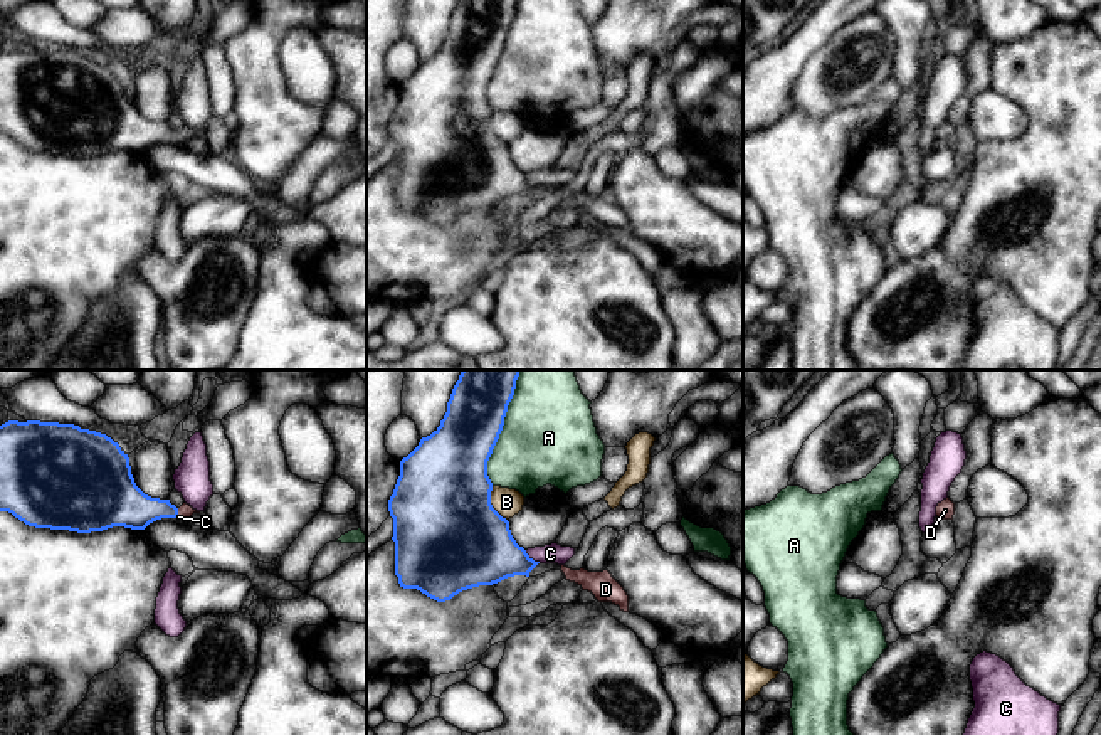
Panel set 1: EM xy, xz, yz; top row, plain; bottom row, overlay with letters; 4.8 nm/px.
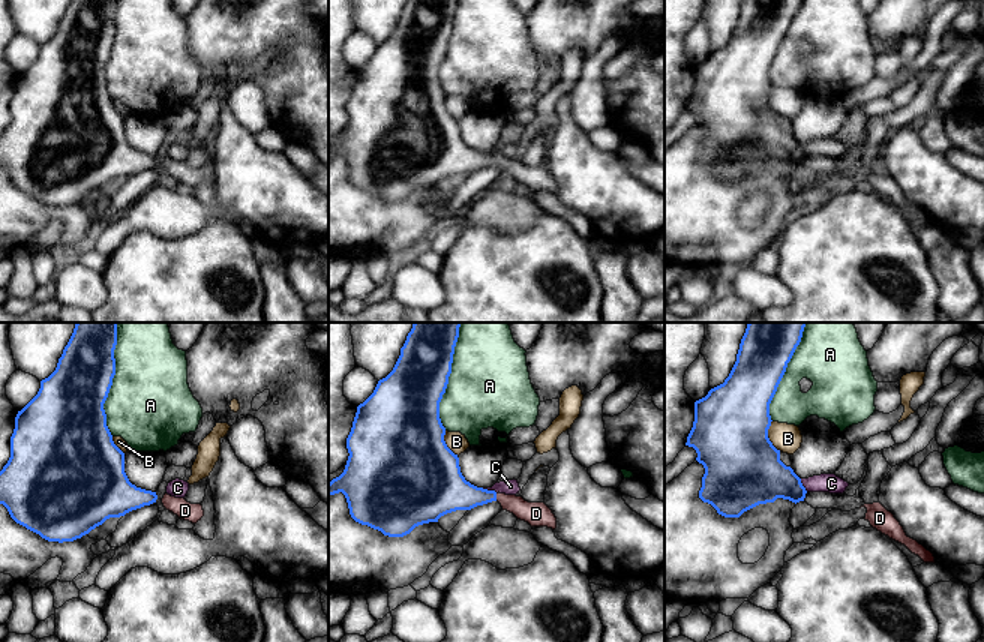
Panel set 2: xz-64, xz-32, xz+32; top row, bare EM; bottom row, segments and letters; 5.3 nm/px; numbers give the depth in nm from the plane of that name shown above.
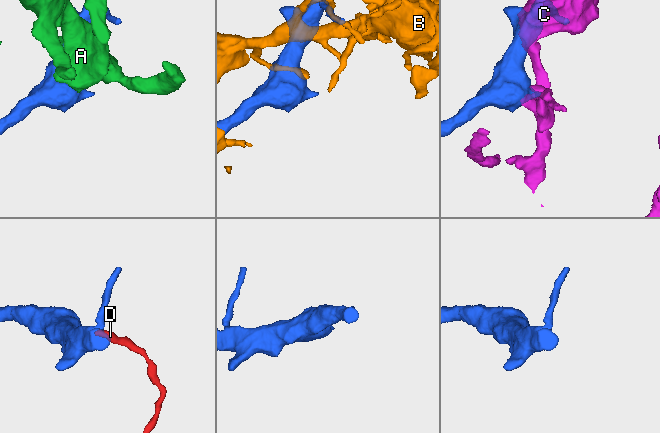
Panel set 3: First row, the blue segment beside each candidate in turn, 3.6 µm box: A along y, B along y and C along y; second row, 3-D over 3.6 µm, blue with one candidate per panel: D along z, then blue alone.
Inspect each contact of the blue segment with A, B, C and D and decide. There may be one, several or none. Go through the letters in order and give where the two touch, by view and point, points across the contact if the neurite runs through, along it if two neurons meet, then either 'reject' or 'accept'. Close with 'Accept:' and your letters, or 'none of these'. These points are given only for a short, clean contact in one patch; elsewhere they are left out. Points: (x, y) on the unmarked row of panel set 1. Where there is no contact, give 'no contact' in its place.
A: meets blue in xz at (501, 52); reject
B: meets blue in xz at (489, 126); reject
C: meets blue in xz at (532, 182); reject
D: meets blue in xy at (177, 135); runs through xy (126, 128), (131, 132), (177, 135), (185, 133); accept
Accept: D

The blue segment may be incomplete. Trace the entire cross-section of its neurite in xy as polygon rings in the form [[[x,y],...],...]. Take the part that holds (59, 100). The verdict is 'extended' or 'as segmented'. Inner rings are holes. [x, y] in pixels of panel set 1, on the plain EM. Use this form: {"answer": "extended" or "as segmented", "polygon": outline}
{"answer": "extended", "polygon": [[[8,44],[0,49],[0,135],[12,136],[29,150],[77,156],[103,155],[113,150],[145,153],[161,141],[190,141],[200,136],[187,126],[176,131],[170,123],[145,118],[134,106],[128,77],[106,57],[74,47],[40,44]]]}

